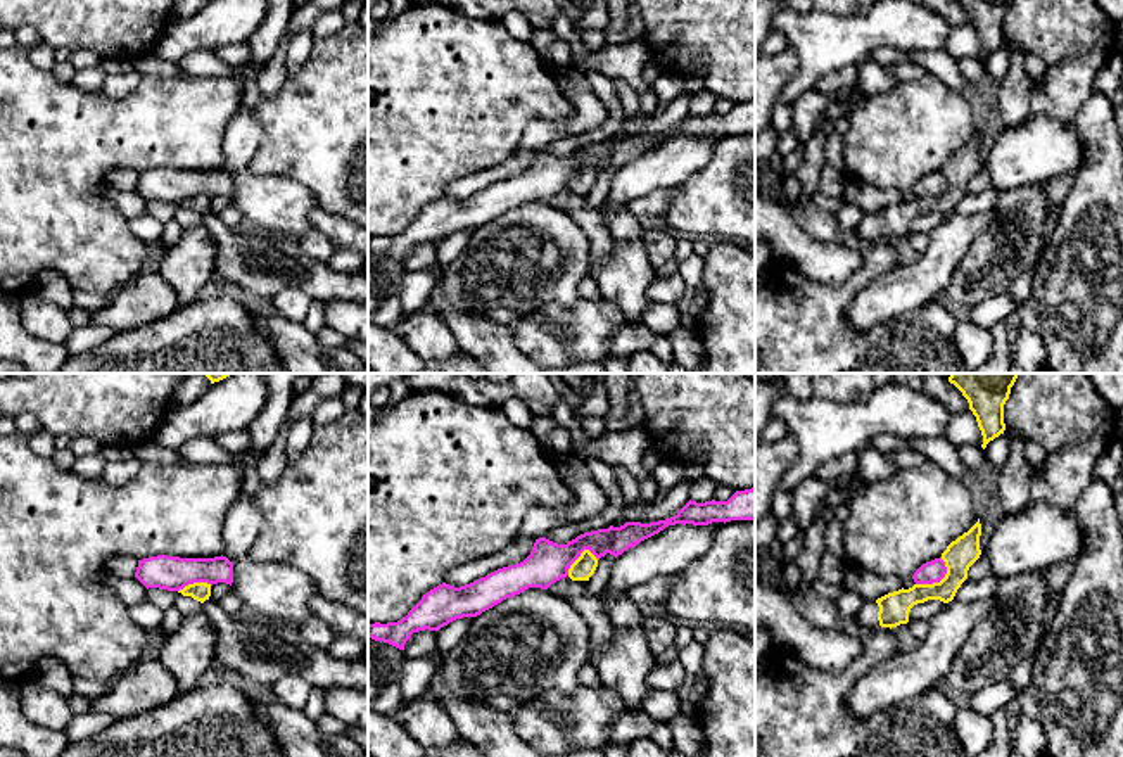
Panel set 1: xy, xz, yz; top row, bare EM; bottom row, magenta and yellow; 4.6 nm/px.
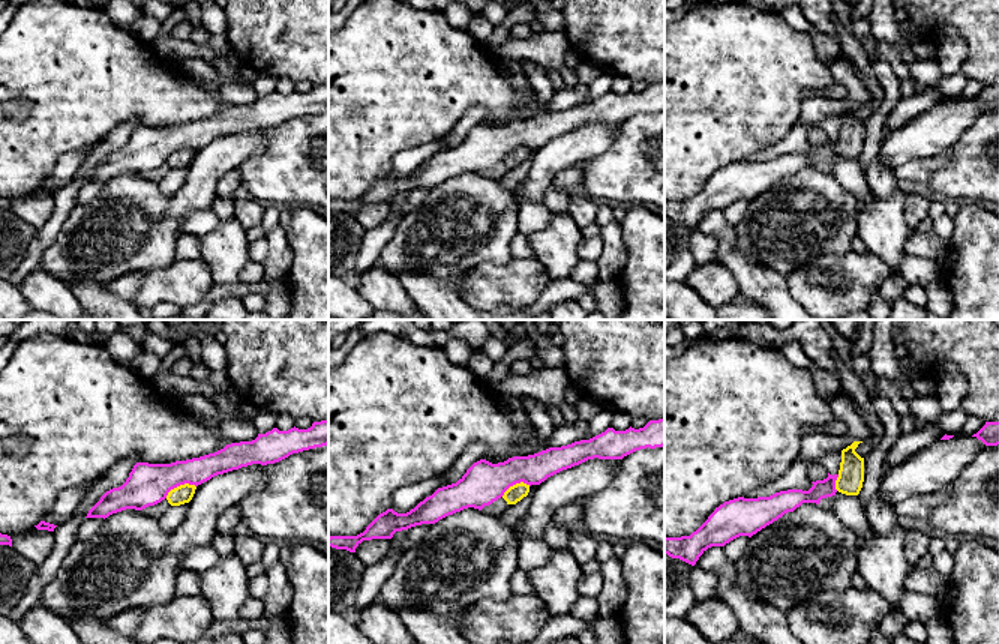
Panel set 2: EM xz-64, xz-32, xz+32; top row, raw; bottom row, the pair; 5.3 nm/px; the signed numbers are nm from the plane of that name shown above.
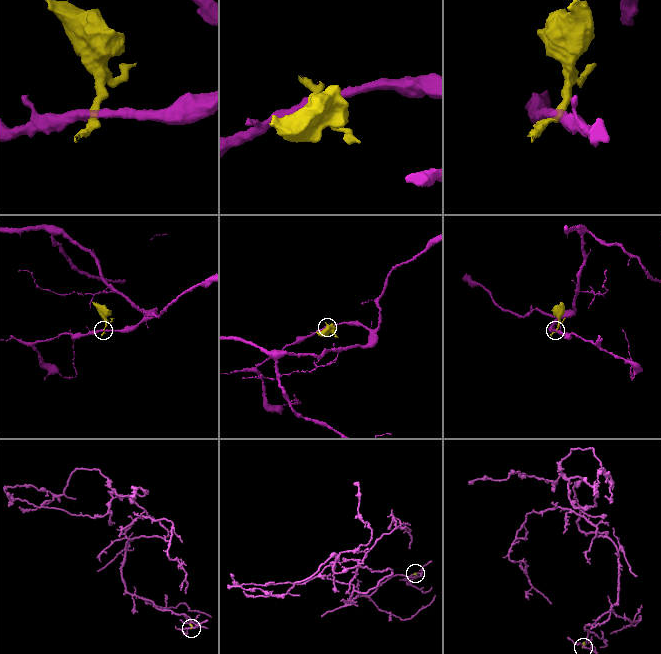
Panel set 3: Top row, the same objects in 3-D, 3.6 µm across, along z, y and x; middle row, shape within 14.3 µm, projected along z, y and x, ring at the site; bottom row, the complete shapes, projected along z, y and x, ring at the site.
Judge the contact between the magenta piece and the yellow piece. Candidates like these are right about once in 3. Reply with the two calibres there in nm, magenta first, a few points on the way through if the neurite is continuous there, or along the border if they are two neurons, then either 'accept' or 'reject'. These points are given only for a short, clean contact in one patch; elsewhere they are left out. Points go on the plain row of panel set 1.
100 nm thick on the magenta side, 140 nm on the other; border along yz (942, 170), (945, 187), (939, 194), (916, 197); reject

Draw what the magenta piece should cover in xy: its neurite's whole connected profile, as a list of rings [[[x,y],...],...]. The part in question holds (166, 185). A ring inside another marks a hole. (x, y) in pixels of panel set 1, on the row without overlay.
[[[157,168],[138,173],[135,190],[149,202],[180,204],[194,195],[233,195],[233,175],[226,169],[180,171]]]

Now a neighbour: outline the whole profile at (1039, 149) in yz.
[[[1030,114],[1016,128],[1004,128],[995,138],[987,162],[997,190],[1045,183],[1059,175],[1076,175],[1083,147],[1073,124]]]

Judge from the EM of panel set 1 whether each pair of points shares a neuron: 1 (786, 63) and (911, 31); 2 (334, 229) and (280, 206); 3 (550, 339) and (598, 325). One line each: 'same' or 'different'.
1: different
2: different
3: same

